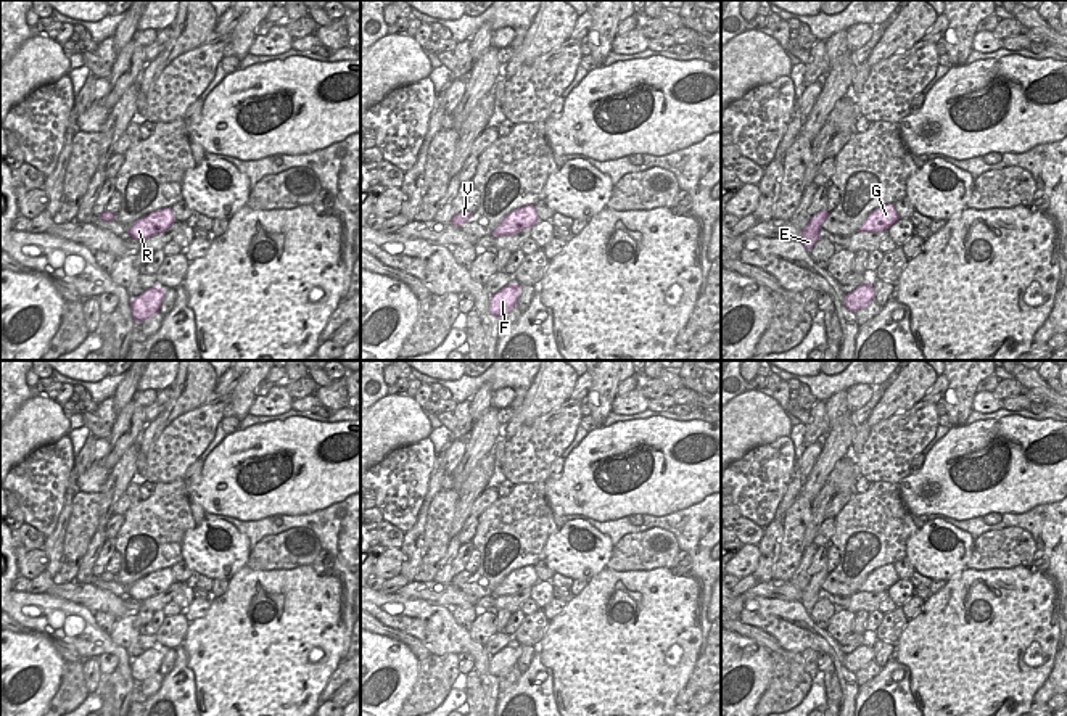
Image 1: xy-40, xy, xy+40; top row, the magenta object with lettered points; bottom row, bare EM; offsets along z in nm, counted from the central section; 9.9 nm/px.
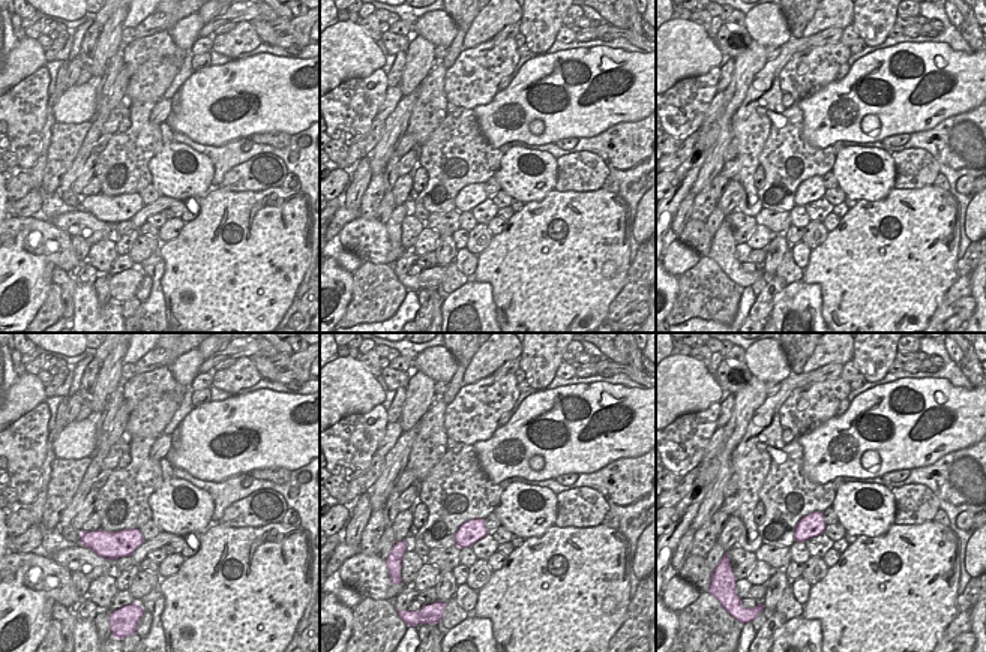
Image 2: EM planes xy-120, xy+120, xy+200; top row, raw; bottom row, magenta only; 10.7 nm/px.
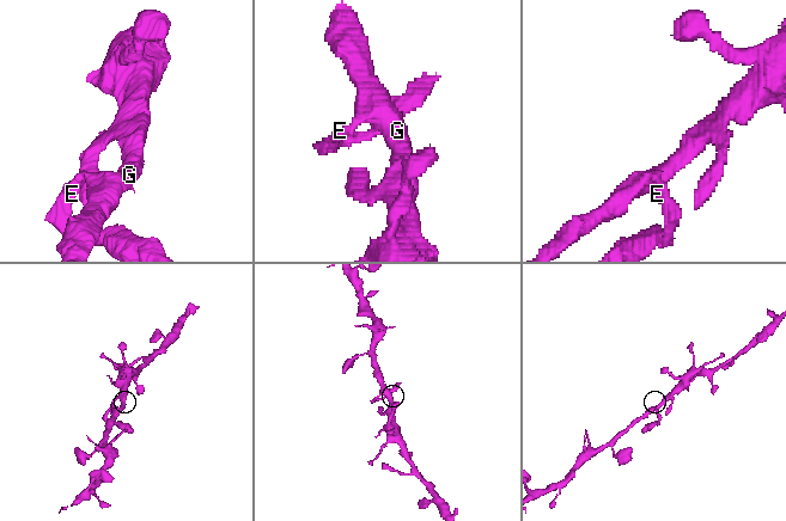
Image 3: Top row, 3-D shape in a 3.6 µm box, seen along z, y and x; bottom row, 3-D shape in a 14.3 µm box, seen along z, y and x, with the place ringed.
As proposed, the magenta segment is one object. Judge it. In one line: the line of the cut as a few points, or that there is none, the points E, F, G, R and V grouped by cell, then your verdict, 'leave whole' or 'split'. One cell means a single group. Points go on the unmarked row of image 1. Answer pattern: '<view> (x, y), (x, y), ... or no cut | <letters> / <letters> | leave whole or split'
xy+40 (810, 581), (819, 589) | E F / G R V | split

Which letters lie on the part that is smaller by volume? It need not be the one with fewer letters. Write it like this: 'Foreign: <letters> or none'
Foreign: E, F

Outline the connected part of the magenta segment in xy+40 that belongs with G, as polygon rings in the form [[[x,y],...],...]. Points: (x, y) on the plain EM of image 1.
[[[884,565],[877,570],[874,570],[863,586],[859,587],[859,592],[882,592],[892,587],[898,582],[898,574],[895,571],[893,565]]]

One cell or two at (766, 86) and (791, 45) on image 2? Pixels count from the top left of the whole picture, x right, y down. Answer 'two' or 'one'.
one

